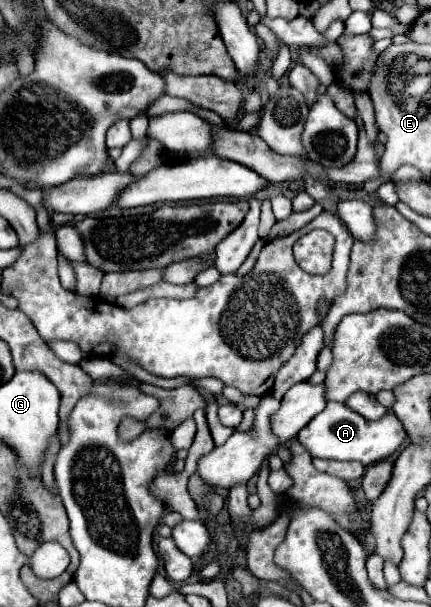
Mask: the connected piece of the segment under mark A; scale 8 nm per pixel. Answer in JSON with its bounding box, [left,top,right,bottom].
[298,401,408,467]

